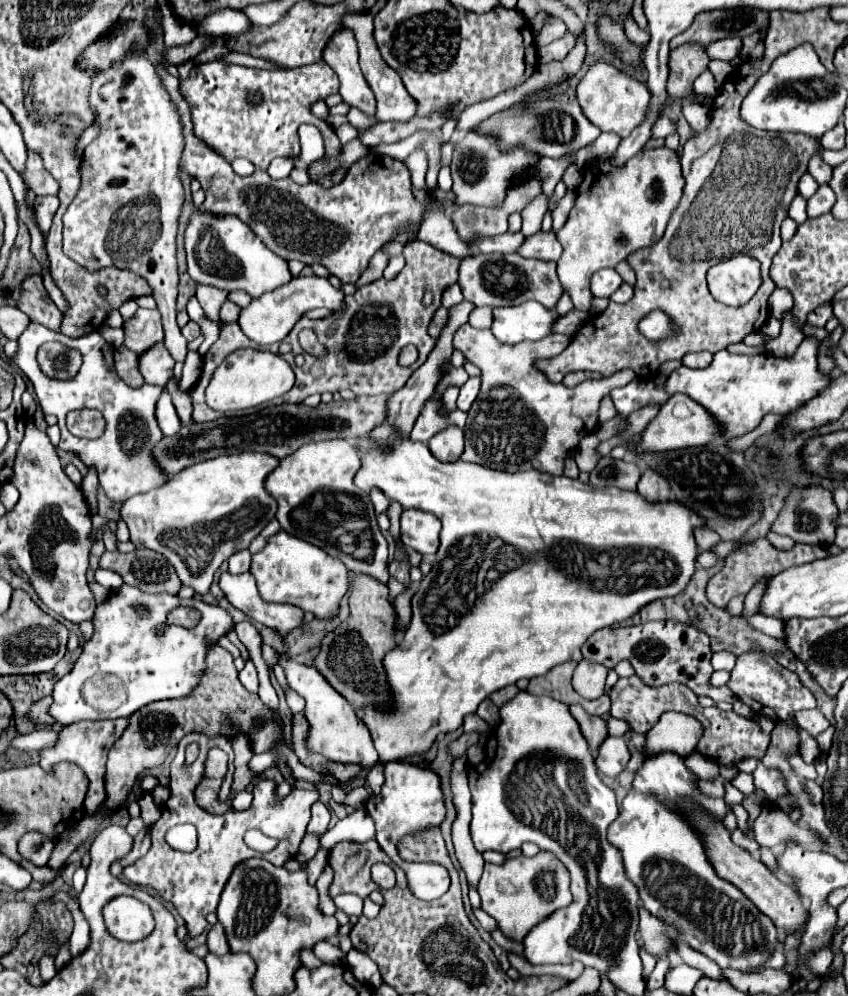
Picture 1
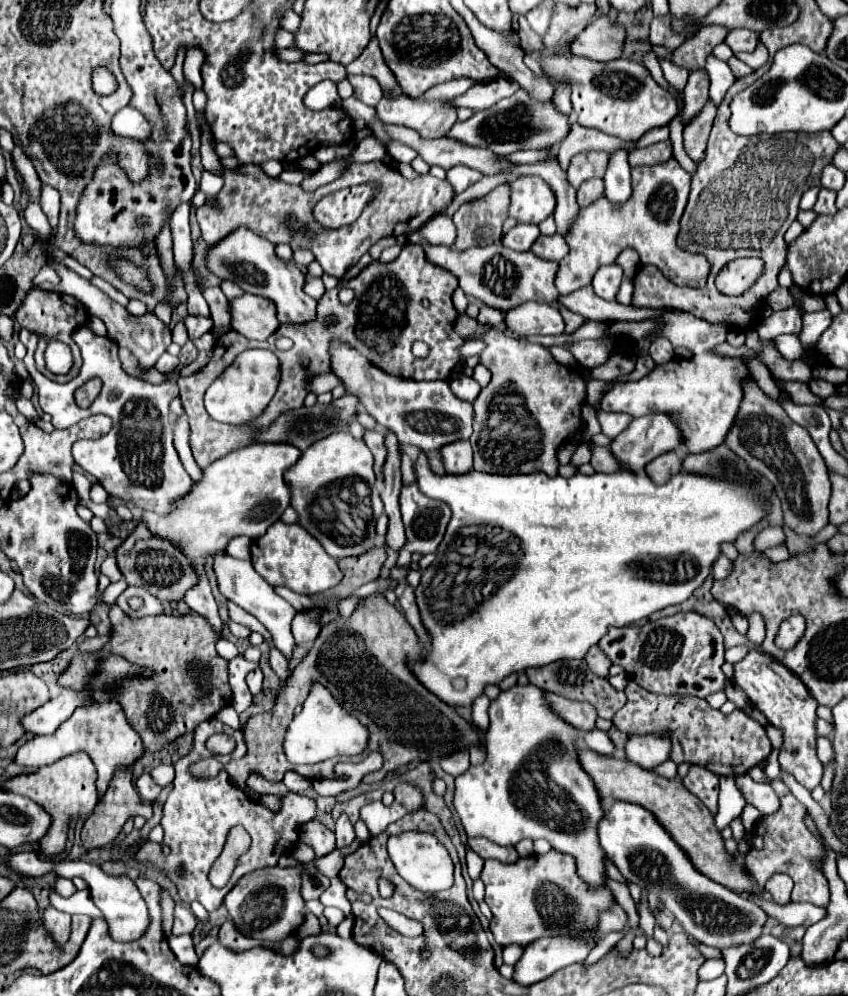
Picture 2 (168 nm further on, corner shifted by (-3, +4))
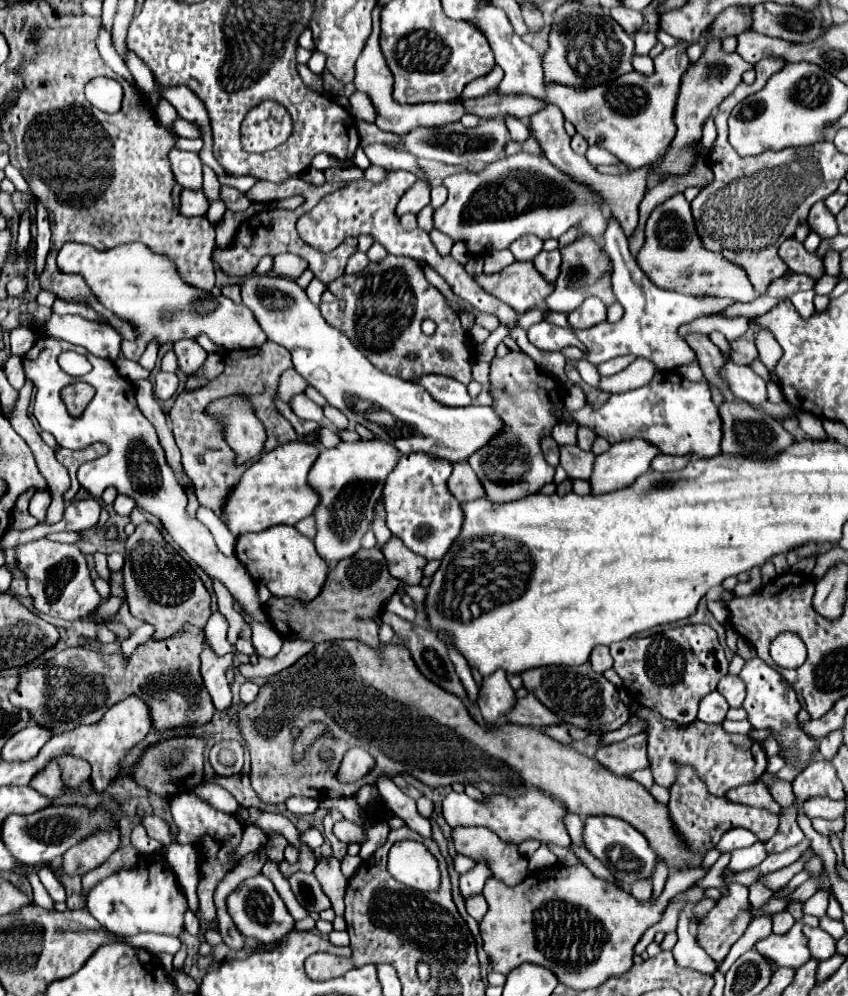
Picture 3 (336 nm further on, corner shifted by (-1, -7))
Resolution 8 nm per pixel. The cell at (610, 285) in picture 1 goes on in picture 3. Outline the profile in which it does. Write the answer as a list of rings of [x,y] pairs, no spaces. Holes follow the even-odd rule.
[[[596,297],[584,299],[584,303],[578,309],[568,313],[568,321],[576,329],[592,327],[604,319],[606,319],[606,305],[600,303],[600,299],[596,299]]]

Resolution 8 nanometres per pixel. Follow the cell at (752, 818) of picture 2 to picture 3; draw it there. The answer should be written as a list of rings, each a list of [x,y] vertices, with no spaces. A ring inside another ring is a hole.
[[[736,827],[736,829],[730,829],[730,831],[726,831],[726,833],[722,835],[722,839],[718,841],[716,849],[718,849],[720,853],[724,853],[724,851],[734,851],[734,849],[738,849],[738,847],[754,845],[756,841],[758,841],[758,837],[756,837],[752,831],[748,831],[748,829],[744,829],[744,827]]]

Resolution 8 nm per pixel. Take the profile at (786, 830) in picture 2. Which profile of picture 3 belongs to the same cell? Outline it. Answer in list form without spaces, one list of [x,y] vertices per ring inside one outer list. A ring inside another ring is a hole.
[[[730,883],[730,895],[722,897],[714,909],[698,925],[698,943],[714,959],[722,961],[730,947],[744,935],[752,921],[752,905],[748,901],[748,887],[742,883]]]

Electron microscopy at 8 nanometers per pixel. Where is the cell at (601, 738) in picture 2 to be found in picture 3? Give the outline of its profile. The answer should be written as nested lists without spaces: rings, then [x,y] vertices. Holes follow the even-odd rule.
[[[566,725],[546,727],[544,731],[546,731],[552,739],[556,739],[556,741],[560,741],[560,743],[564,743],[564,745],[572,745],[572,743],[574,743],[574,739],[570,737],[570,733],[568,733],[568,727],[566,727]]]

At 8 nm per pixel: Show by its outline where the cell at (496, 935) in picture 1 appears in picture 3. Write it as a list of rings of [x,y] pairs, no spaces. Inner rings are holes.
[[[476,895],[476,897],[466,899],[466,909],[468,909],[468,913],[476,921],[480,921],[484,917],[484,913],[486,913],[486,901],[484,901],[484,897],[482,895]]]

